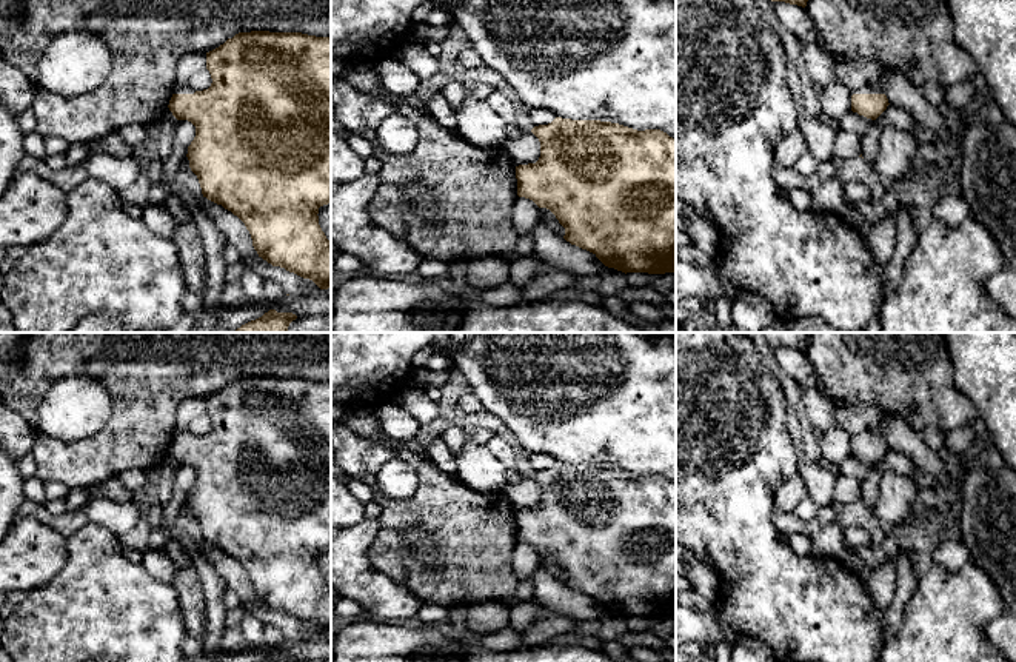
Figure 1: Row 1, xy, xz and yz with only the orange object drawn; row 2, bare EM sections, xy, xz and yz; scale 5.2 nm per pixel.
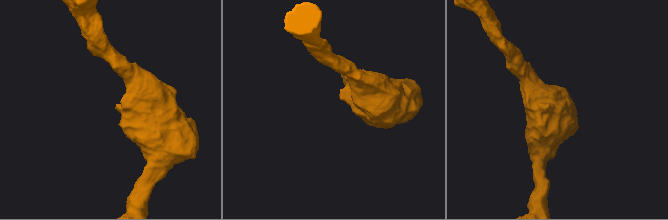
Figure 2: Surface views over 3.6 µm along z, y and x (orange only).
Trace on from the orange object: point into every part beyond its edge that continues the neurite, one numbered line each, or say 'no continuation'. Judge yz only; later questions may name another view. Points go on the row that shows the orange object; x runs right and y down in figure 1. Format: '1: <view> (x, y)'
1: yz (868, 88)

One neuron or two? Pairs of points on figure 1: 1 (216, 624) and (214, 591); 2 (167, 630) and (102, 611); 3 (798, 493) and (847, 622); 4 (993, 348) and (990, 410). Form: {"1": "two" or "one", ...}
{"1": "one", "2": "one", "3": "two", "4": "one"}

